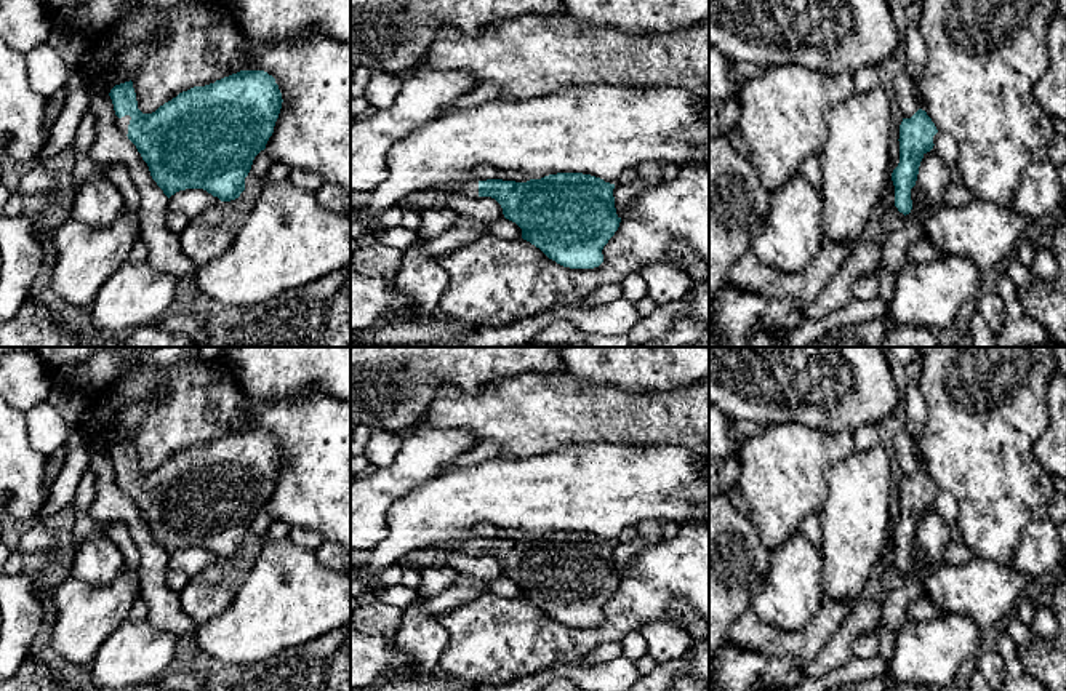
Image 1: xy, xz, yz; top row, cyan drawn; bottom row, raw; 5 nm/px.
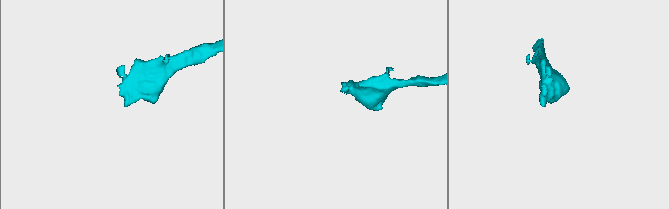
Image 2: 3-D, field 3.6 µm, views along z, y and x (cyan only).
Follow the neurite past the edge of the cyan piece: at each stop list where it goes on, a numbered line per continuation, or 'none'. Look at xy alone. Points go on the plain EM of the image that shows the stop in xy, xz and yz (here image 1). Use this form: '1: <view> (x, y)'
1: xy (122, 482)

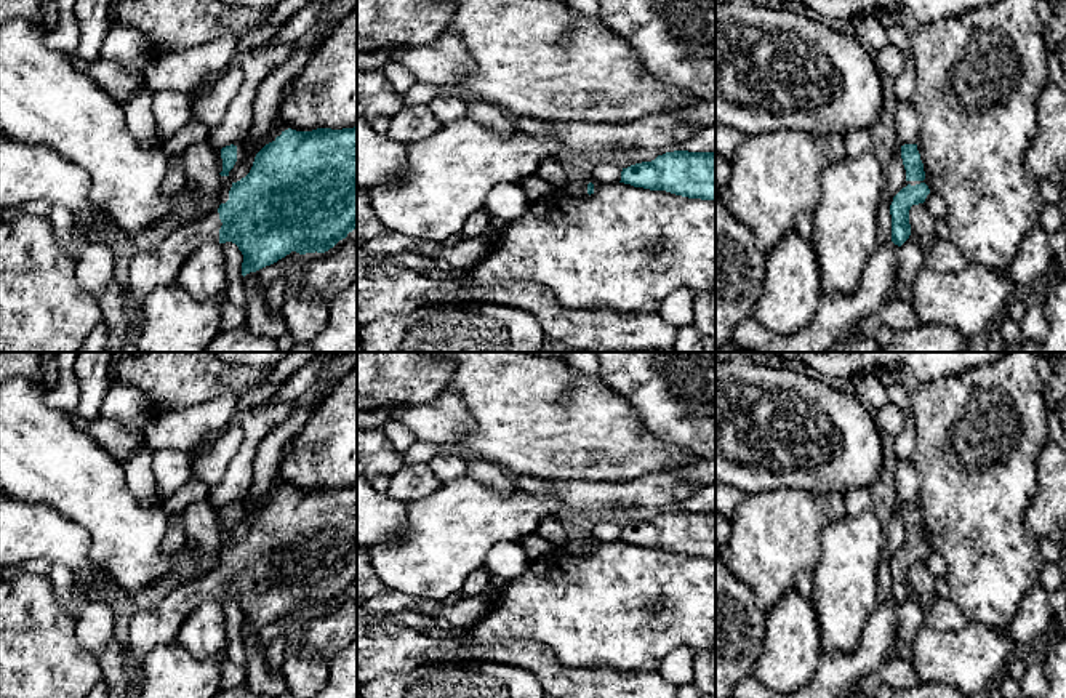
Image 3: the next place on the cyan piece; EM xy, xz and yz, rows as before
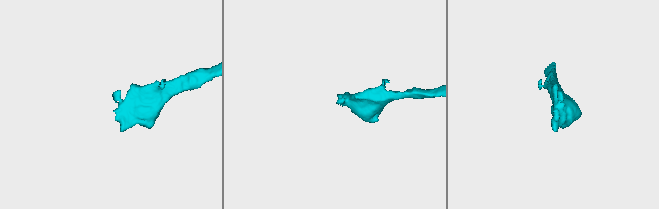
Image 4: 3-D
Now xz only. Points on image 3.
none

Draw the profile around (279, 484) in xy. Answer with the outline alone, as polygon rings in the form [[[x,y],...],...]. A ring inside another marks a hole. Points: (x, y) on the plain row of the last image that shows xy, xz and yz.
[[[275,479],[272,488],[253,506],[253,514],[256,515],[256,512],[269,501],[275,499],[277,495],[280,495],[285,488],[296,488],[296,490],[303,490],[298,487],[293,487],[290,483],[287,483],[283,479]]]

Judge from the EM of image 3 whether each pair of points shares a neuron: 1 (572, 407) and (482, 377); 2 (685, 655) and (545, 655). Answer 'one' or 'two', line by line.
1: one
2: two

